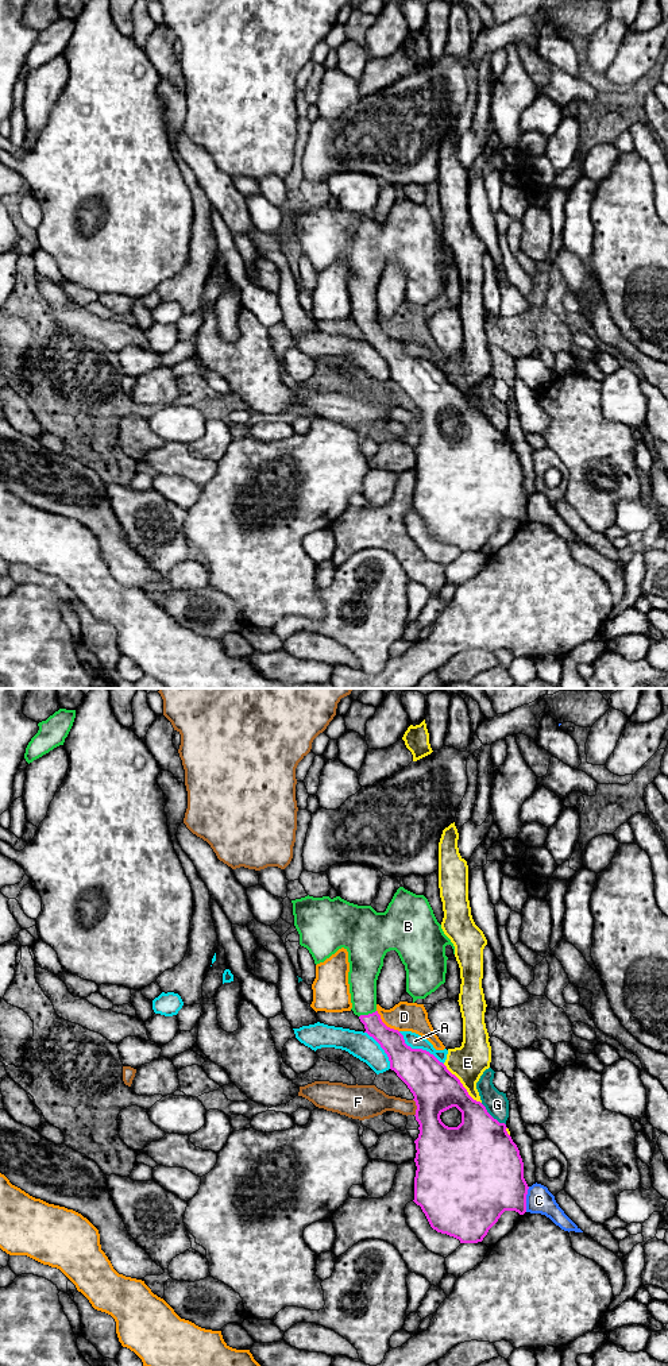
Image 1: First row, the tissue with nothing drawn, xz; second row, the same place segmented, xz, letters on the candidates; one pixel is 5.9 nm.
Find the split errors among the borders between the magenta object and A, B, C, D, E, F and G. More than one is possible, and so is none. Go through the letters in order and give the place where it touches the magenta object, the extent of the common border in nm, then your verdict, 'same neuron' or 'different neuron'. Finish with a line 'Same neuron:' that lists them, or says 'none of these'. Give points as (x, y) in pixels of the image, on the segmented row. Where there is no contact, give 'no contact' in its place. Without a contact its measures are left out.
A: xz (419, 1049) | 340 nm | different neuron
B: xz (369, 1014) | 110 nm | same neuron
C: xz (525, 1199) | 150 nm | different neuron
D: xz (383, 1023) | 190 nm | different neuron
E: xz (462, 1085) | 340 nm | different neuron
F: xz (417, 1107) | 100 nm | different neuron
G: xz (491, 1116) | 200 nm | different neuron
Same neuron: B

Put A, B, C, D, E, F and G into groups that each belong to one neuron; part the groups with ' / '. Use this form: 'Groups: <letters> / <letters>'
Groups: A / B / C / D / E / F / G

